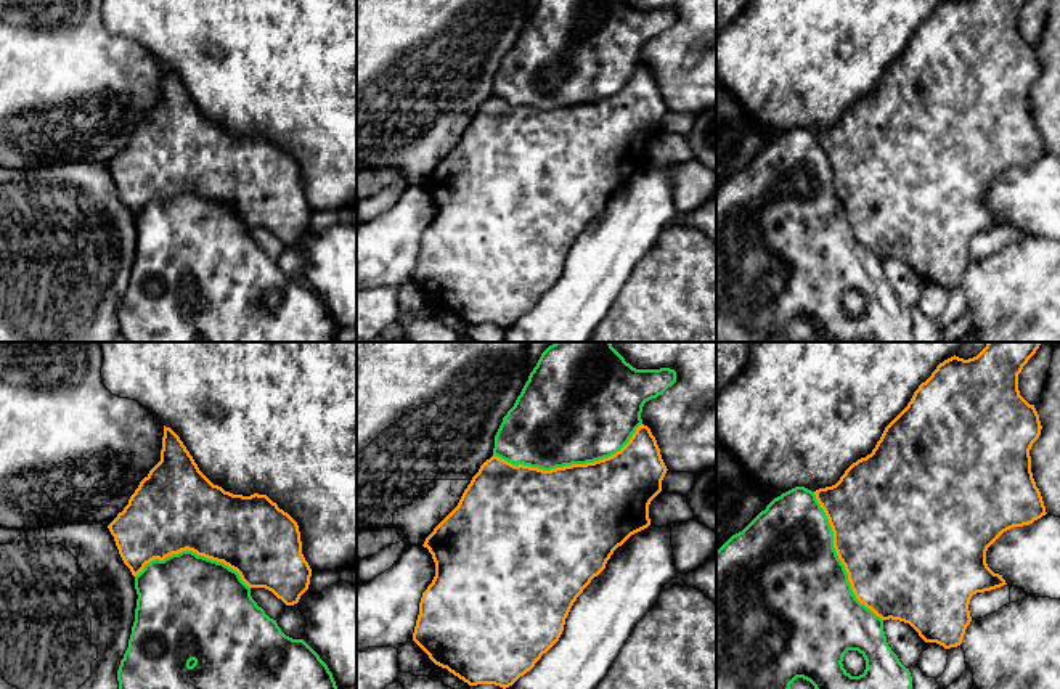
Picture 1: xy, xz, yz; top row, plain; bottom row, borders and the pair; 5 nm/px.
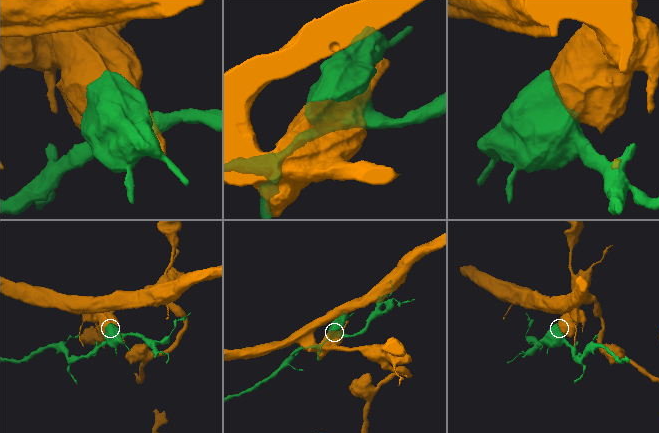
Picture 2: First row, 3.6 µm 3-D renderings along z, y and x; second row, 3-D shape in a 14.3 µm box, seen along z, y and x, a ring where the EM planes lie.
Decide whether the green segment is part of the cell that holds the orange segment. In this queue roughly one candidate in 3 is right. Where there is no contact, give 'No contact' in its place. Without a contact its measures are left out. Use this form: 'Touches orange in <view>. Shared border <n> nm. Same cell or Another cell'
Touches orange in xz. Shared border 750 nm. Another cell

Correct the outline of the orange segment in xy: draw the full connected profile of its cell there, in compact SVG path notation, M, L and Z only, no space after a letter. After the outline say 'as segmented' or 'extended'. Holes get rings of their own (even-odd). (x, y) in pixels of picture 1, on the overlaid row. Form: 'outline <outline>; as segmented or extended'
outline M164 426L161 461L140 482L128 504L108 525L124 564L137 577L154 559L164 561L181 551L223 562L236 570L249 588L265 588L286 605L299 602L308 589L312 569L302 554L302 541L297 522L278 508L267 495L233 495L214 485L198 467L180 437Z; as segmented

